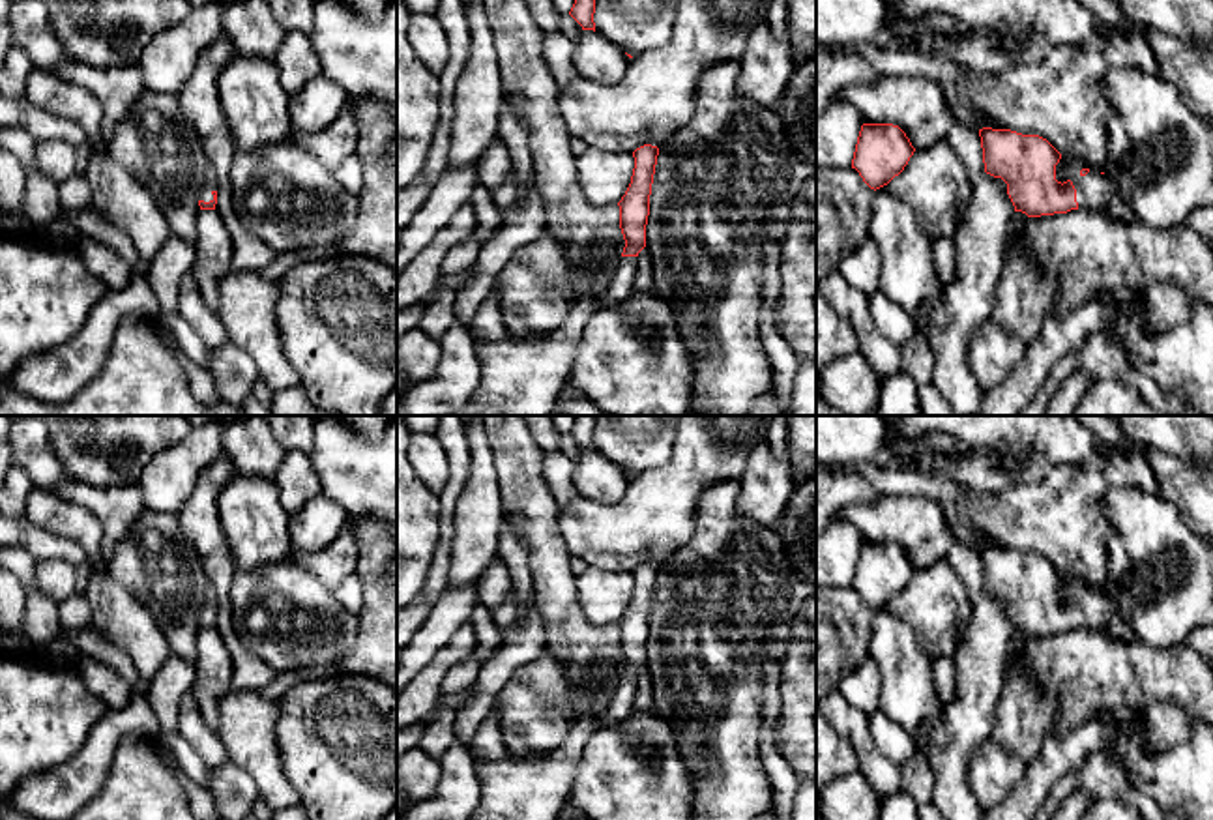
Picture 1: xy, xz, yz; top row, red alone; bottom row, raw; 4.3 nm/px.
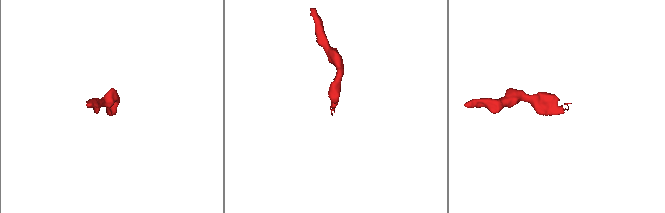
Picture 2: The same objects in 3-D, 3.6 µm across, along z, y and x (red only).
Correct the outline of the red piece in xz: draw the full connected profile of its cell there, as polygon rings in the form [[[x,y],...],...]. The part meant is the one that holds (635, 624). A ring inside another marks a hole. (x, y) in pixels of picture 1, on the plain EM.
[[[644,564],[633,571],[631,603],[618,622],[620,648],[625,659],[621,680],[608,708],[571,725],[558,745],[541,754],[500,760],[475,758],[481,798],[468,820],[556,820],[569,801],[571,788],[590,736],[616,725],[635,711],[638,672],[646,666],[650,614],[659,567]]]

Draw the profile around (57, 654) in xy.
[[[56,640],[47,648],[37,652],[39,659],[47,661],[51,666],[77,666],[79,652]]]

